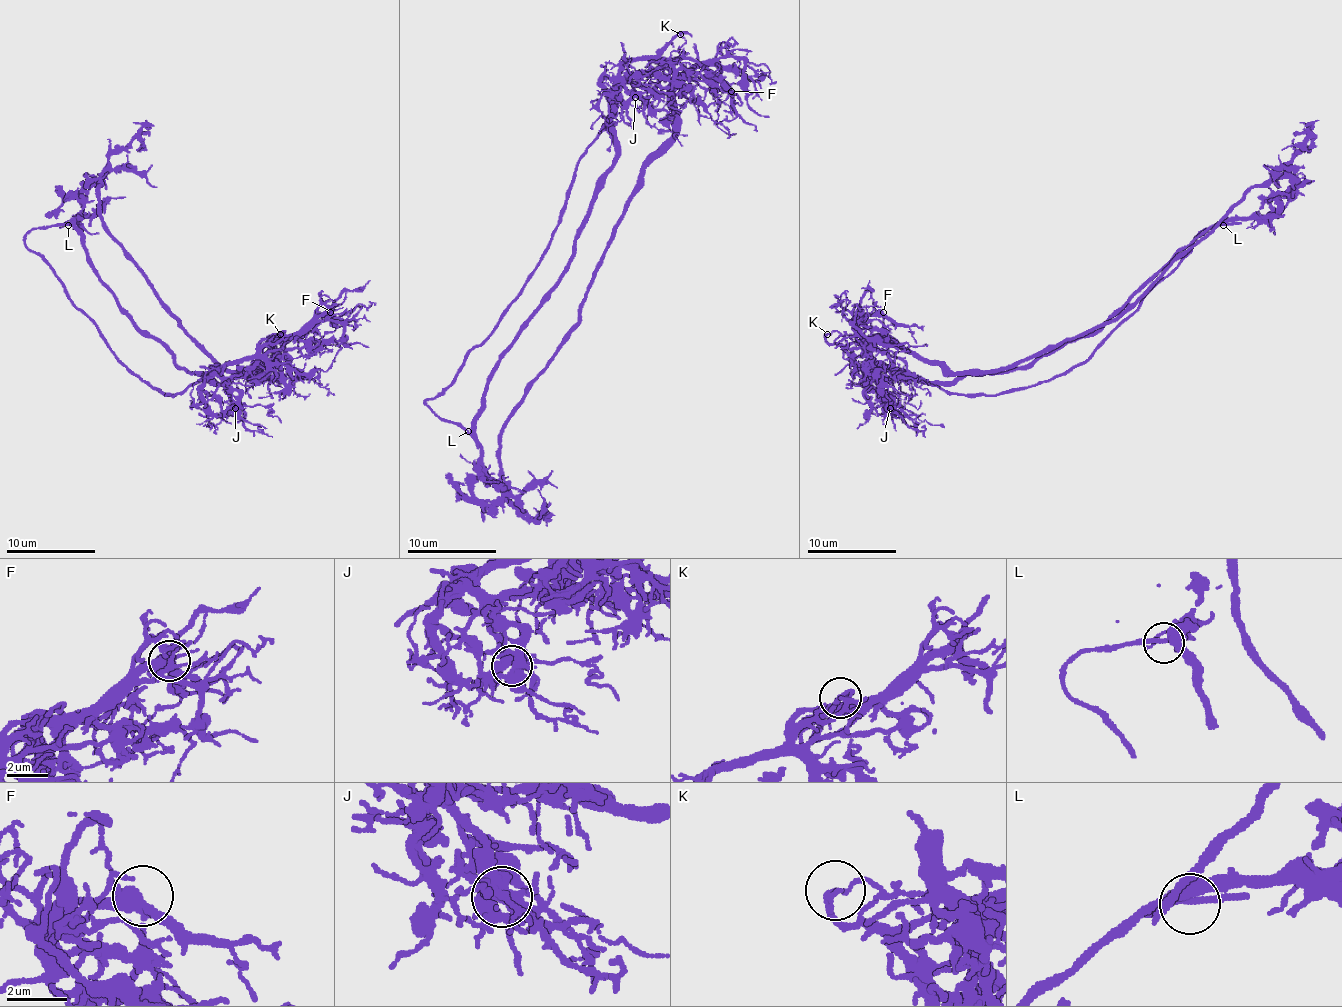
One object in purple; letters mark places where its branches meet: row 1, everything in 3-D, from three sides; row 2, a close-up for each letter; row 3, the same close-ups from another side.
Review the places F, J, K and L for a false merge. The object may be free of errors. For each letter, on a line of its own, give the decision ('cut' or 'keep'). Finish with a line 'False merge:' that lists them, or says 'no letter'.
F: keep
J: keep
K: cut
L: keep
False merge: K

